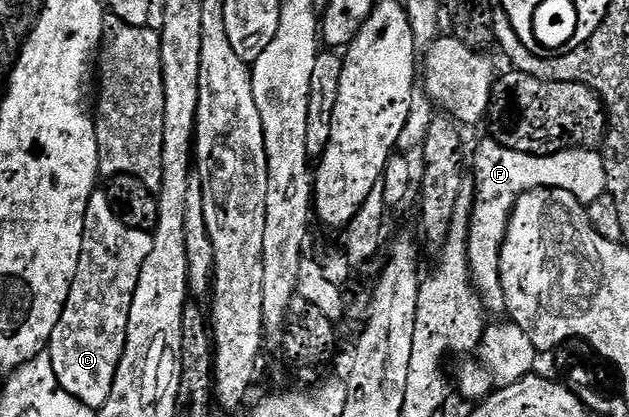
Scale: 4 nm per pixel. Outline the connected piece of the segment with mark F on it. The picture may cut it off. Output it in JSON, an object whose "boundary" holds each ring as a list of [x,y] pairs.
{"boundary":[[[487,138],[475,152],[472,220],[469,224],[469,275],[488,313],[506,313],[506,294],[502,288],[501,250],[516,198],[529,190],[568,190],[586,206],[607,192],[608,171],[600,153],[582,148],[561,148],[540,155],[521,153],[493,138]]]}

